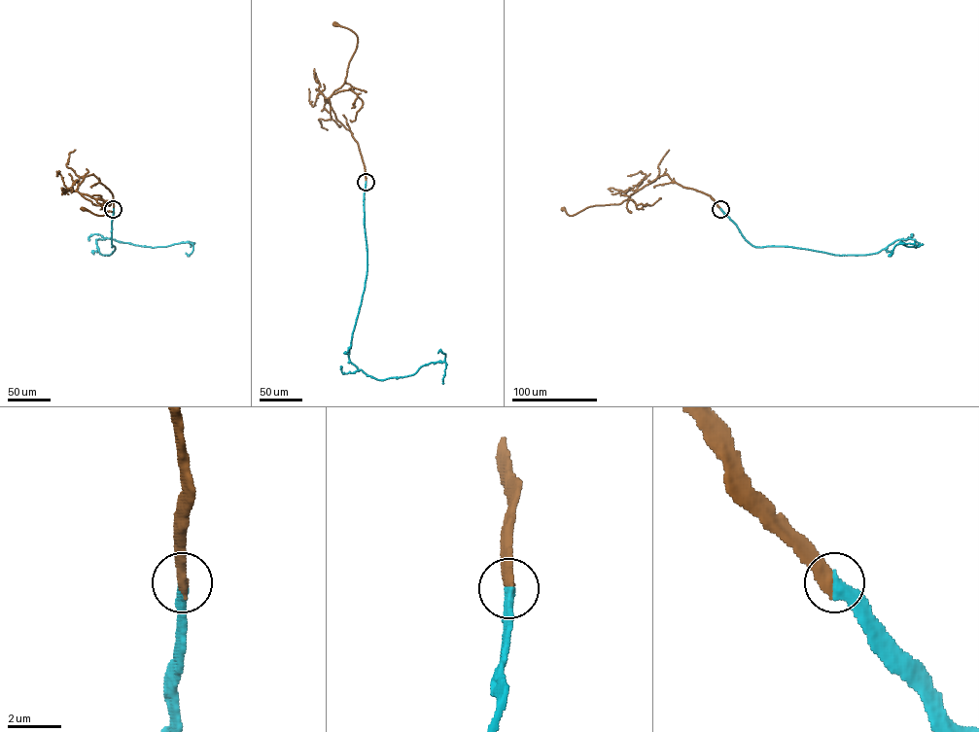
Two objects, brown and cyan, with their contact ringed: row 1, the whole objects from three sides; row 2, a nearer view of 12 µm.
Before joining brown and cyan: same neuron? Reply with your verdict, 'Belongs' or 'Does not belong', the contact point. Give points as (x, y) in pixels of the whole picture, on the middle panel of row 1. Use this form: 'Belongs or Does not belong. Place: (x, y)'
Belongs. Place: (366, 182)

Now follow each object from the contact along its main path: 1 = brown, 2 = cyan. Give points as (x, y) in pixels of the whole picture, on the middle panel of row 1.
1: (366, 181), (358, 144), (335, 118), (329, 98), (344, 82), (358, 37), (350, 30), (332, 23)
2: (366, 182), (367, 268), (349, 361), (367, 375), (382, 380), (414, 374), (424, 365), (444, 362), (443, 383)

